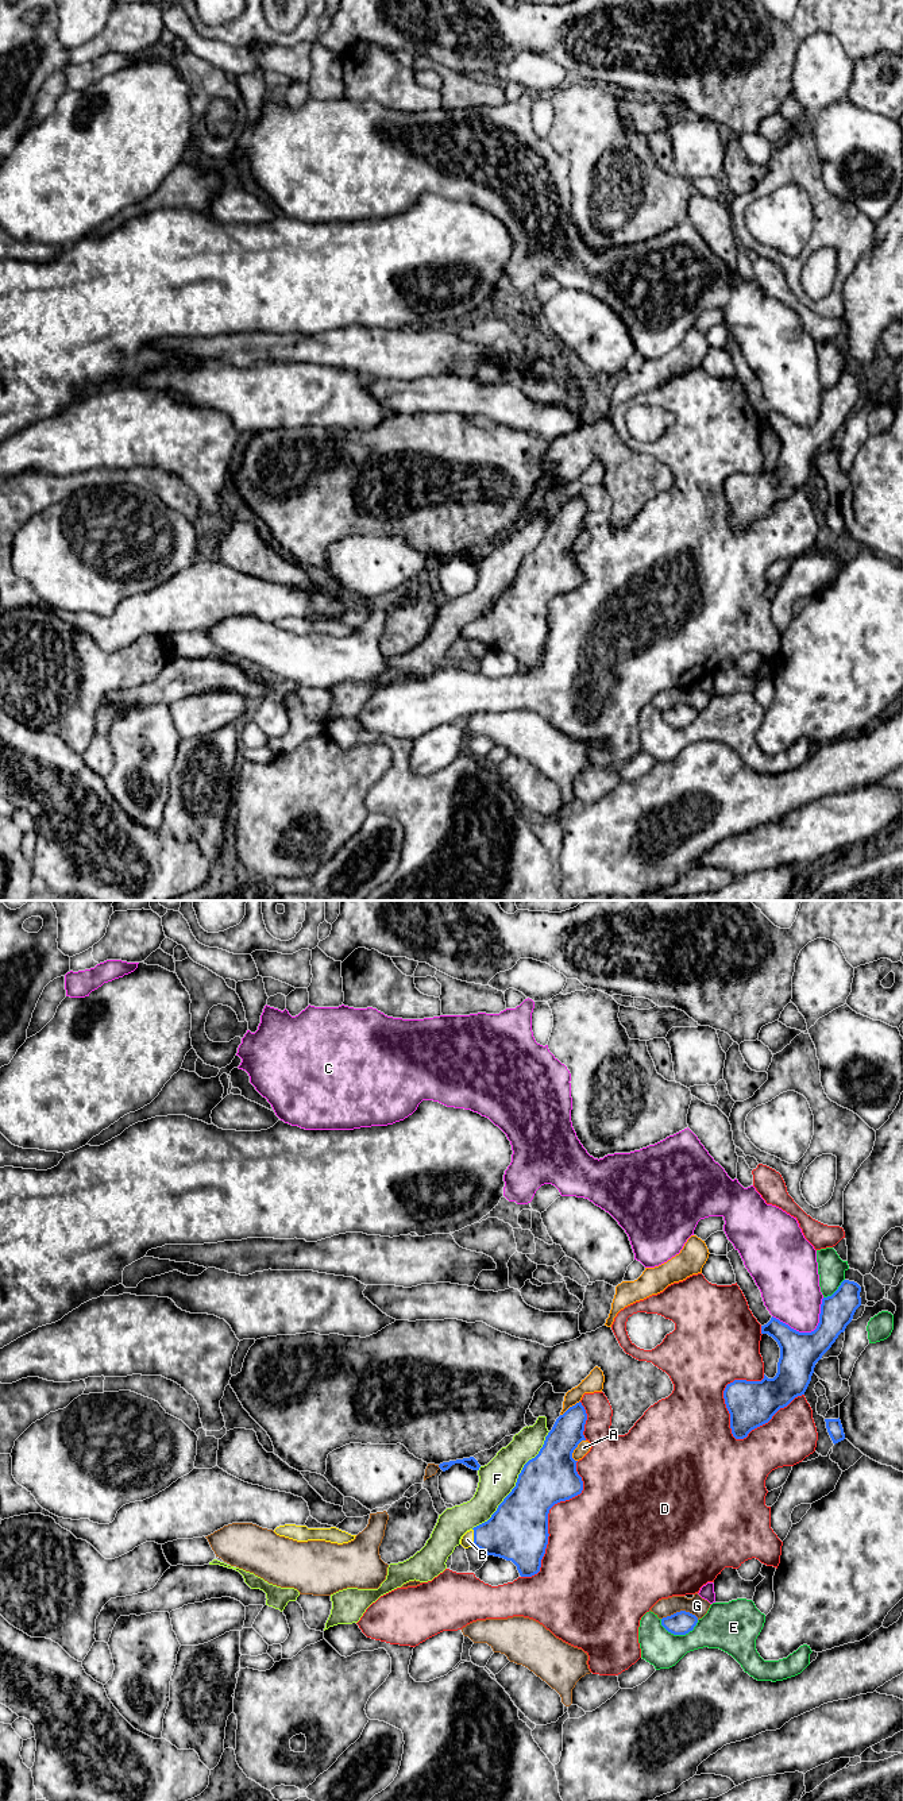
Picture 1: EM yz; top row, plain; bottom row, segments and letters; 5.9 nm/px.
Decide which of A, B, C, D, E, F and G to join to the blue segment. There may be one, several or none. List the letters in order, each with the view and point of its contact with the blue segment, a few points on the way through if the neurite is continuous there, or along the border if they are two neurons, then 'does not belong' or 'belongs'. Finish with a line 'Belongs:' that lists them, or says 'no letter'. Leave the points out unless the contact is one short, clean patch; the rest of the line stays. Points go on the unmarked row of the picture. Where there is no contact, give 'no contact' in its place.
A: meets blue in yz at (574, 542); does not belong
B: meets blue in yz at (474, 629); runs through yz (516, 625), (500, 629), (474, 629), (467, 632); belongs
C: meets blue in yz at (809, 425); does not belong
D: meets blue in yz at (767, 515); does not belong
E: meets blue in yz at (680, 727); does not belong
F: meets blue in yz at (516, 575); does not belong
G: meets blue in yz at (680, 704); does not belong
Belongs: B

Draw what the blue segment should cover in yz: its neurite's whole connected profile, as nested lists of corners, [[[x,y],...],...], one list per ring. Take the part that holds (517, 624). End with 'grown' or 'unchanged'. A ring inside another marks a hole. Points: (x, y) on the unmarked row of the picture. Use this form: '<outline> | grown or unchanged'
[[[580,494],[556,512],[539,547],[524,558],[516,579],[491,610],[462,629],[464,641],[475,639],[487,648],[512,653],[521,670],[540,664],[549,602],[583,583],[572,545],[586,533],[586,513]]] | grown

